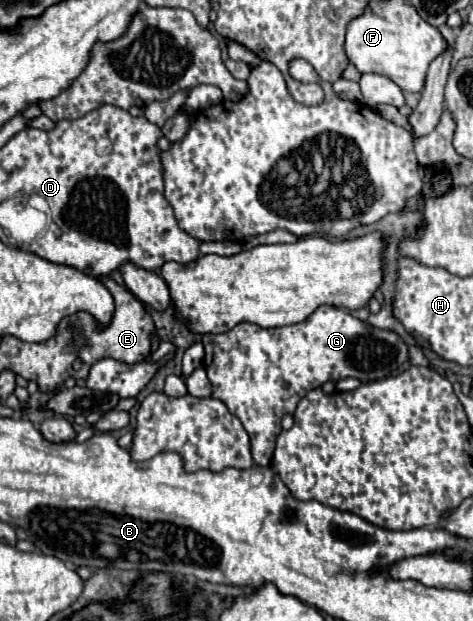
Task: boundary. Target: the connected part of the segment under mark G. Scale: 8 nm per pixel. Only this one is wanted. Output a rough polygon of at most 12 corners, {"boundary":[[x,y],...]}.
{"boundary":[[348,311],[204,335],[212,397],[270,465],[326,381],[388,377],[408,347]]}

